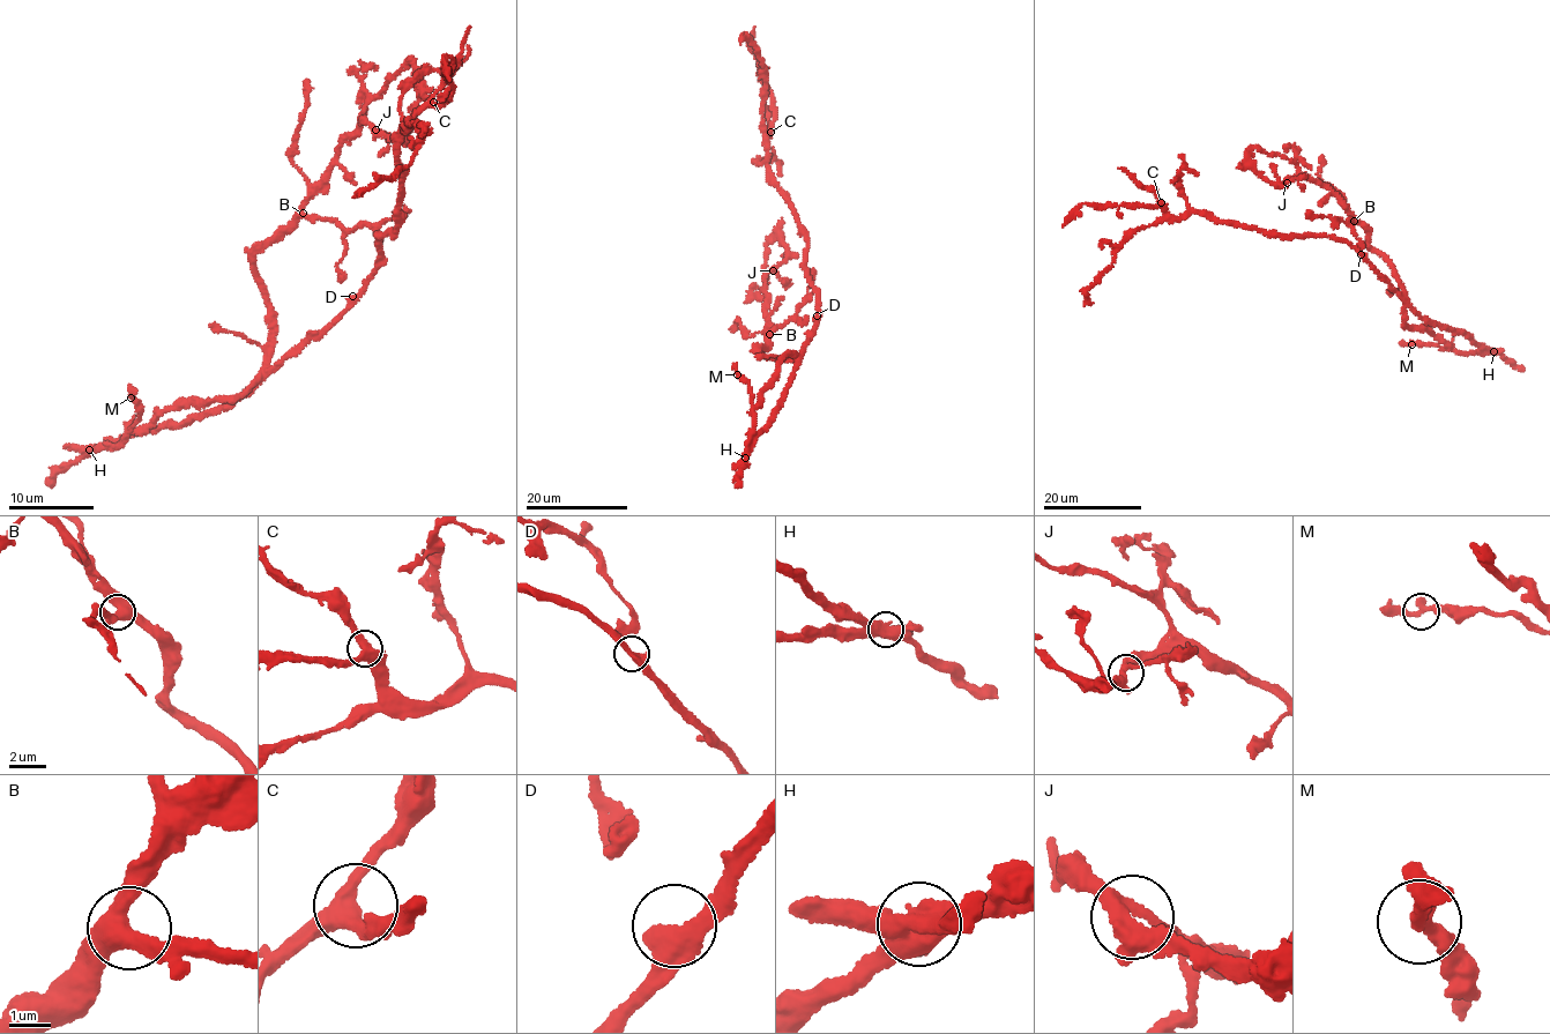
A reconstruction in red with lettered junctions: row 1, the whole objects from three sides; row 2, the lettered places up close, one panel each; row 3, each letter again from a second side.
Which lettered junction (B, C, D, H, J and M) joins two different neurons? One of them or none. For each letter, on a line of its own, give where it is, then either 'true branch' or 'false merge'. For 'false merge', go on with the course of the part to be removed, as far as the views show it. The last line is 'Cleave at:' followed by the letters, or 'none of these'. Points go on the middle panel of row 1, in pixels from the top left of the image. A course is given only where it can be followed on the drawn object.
B: place (769, 334); true branch
C: place (770, 132); true branch
D: place (817, 315); true branch
H: place (745, 458); false merge; course (745, 458), (768, 424), (820, 312), (806, 268), (805, 231), (768, 168), (766, 71), (751, 39), (740, 45)
J: place (773, 270); true branch
M: place (737, 374); true branch
Cleave at: H

